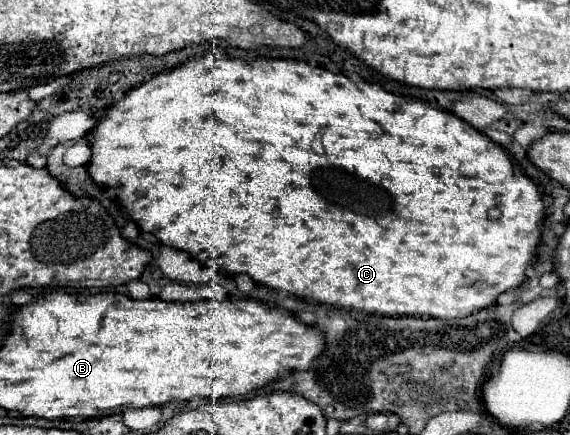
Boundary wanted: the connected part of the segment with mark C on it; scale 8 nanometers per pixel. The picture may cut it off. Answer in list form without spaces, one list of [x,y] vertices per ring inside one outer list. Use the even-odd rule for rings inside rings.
[[[211,46],[203,54],[196,54],[192,58],[188,58],[184,64],[174,66],[170,72],[160,72],[156,76],[152,76],[148,82],[132,88],[116,106],[102,110],[100,114],[94,112],[98,116],[98,124],[92,128],[92,158],[88,162],[88,172],[92,176],[92,180],[96,180],[96,184],[104,184],[104,186],[112,186],[118,188],[118,198],[120,204],[128,210],[128,214],[138,222],[138,226],[144,232],[154,234],[162,244],[172,246],[176,250],[188,252],[194,260],[208,264],[208,266],[222,266],[226,268],[230,274],[248,274],[254,282],[266,284],[270,288],[276,290],[286,290],[292,292],[294,296],[308,296],[314,298],[322,304],[332,304],[336,308],[348,308],[348,310],[362,310],[362,312],[378,312],[384,316],[394,316],[394,314],[404,314],[404,316],[432,316],[432,318],[442,318],[442,320],[450,320],[450,318],[464,318],[468,314],[472,314],[474,310],[482,310],[488,308],[492,304],[496,304],[496,298],[512,288],[522,286],[528,278],[526,278],[526,268],[532,264],[536,248],[542,240],[542,222],[546,218],[546,208],[544,208],[544,196],[542,192],[536,188],[534,182],[516,182],[518,178],[529,178],[522,172],[521,166],[514,162],[513,158],[500,146],[496,144],[492,138],[488,138],[484,132],[476,130],[474,126],[470,126],[468,122],[464,122],[462,118],[458,118],[456,114],[452,114],[450,110],[440,110],[440,108],[432,108],[430,104],[422,102],[422,100],[408,100],[404,96],[396,96],[392,92],[386,92],[380,84],[374,82],[352,82],[348,76],[344,74],[332,74],[330,70],[322,68],[322,66],[310,66],[308,62],[296,62],[296,60],[286,60],[286,58],[266,58],[266,56],[256,56],[256,58],[230,58],[222,48]],[[498,208],[502,212],[502,216],[498,220],[490,220],[488,218],[488,210]]]

